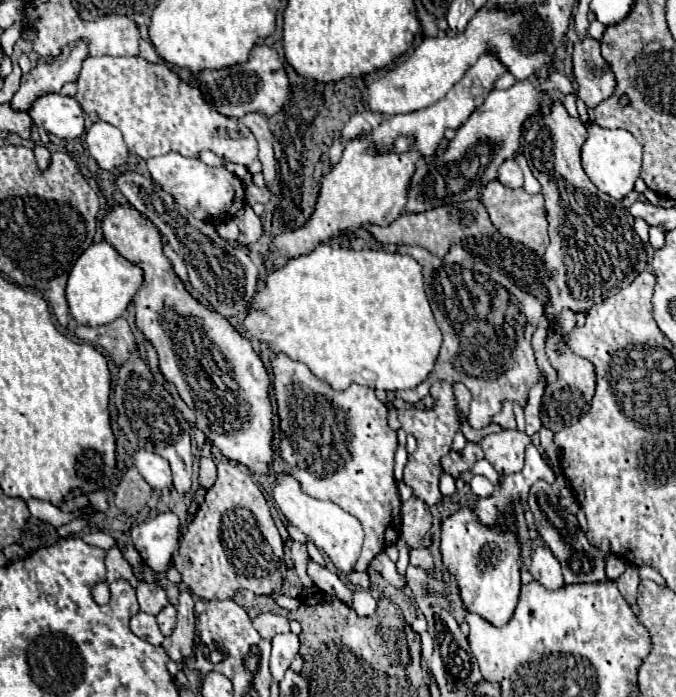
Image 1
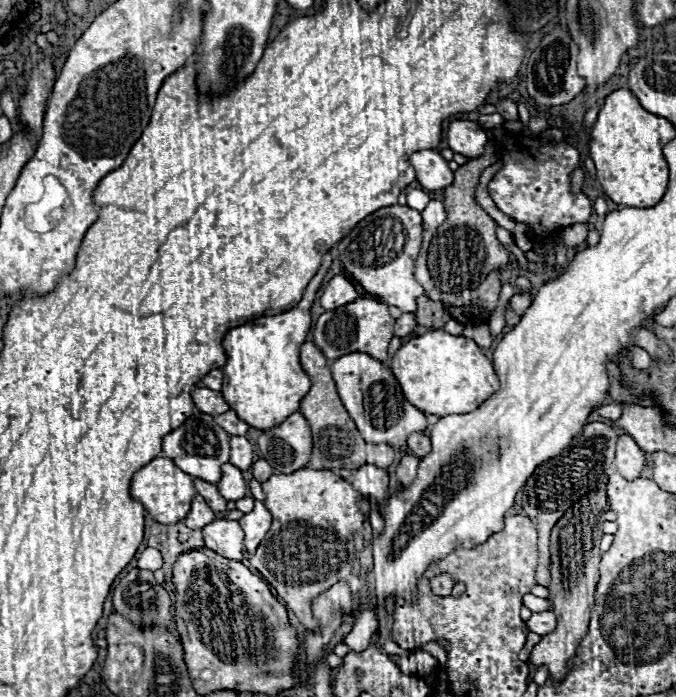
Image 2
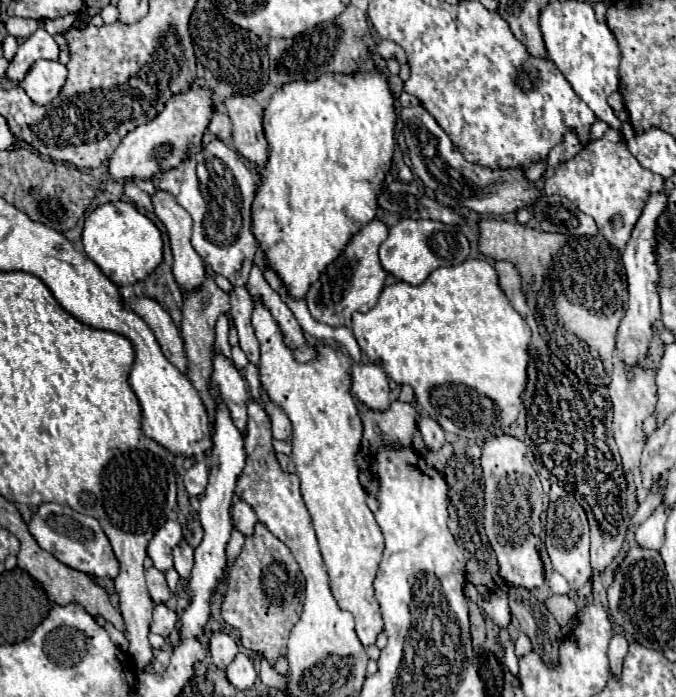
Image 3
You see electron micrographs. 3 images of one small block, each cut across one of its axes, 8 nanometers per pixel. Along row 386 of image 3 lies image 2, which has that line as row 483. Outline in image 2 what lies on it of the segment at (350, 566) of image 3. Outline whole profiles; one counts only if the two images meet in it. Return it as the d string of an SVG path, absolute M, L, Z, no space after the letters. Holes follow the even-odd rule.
M300 468L292 474L272 474L262 490L266 494L266 508L272 512L272 528L260 542L256 554L250 558L252 566L276 588L306 630L314 630L320 622L312 614L312 602L332 588L336 582L346 582L354 594L368 596L368 578L354 574L352 564L360 558L362 574L372 570L372 528L366 516L356 506L358 492L330 470ZM354 534L362 534L364 546L356 554Z

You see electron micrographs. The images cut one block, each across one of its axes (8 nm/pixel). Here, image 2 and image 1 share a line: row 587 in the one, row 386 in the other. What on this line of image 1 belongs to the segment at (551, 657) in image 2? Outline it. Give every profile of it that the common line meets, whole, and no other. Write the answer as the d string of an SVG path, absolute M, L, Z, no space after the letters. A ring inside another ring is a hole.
M560 322L552 324L552 328L548 328L546 354L558 372L558 380L554 384L550 384L544 392L540 416L542 416L542 424L556 432L560 426L574 424L576 420L580 420L590 410L590 402L592 402L594 388L596 388L596 374L594 374L594 366L590 360L586 360L586 358L582 358L570 350L568 336L562 334Z

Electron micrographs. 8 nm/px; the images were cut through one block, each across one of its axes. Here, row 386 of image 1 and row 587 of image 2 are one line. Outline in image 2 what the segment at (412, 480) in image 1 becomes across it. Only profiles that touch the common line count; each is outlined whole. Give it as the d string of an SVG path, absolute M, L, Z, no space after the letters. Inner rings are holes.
M436 574L434 578L430 578L430 588L438 596L448 596L454 584L456 584L456 580L450 574Z

